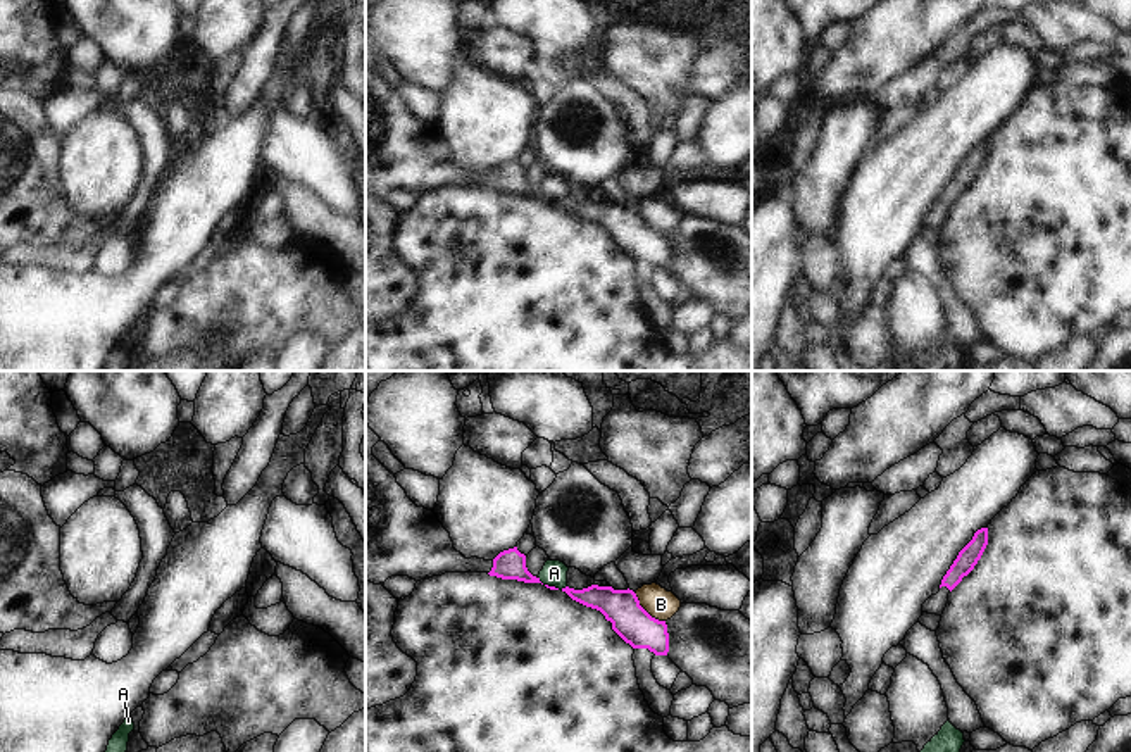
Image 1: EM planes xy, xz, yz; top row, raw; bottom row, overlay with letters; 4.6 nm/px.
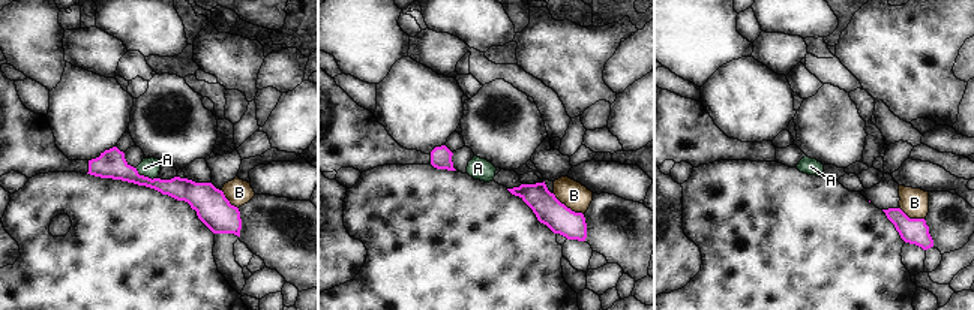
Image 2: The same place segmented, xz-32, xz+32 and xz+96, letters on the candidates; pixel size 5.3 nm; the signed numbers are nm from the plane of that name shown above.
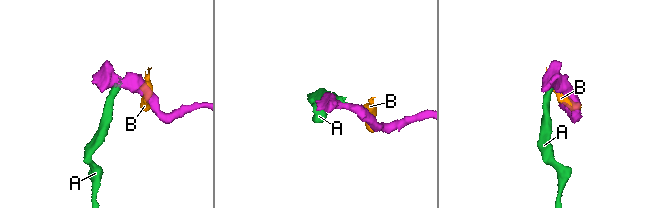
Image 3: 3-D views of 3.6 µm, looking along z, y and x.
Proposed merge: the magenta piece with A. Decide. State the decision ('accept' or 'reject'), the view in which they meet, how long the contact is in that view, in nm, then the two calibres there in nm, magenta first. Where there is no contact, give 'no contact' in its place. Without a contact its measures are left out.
reject; contact in xz; length 140 nm; calibres 20 and 120 nm

